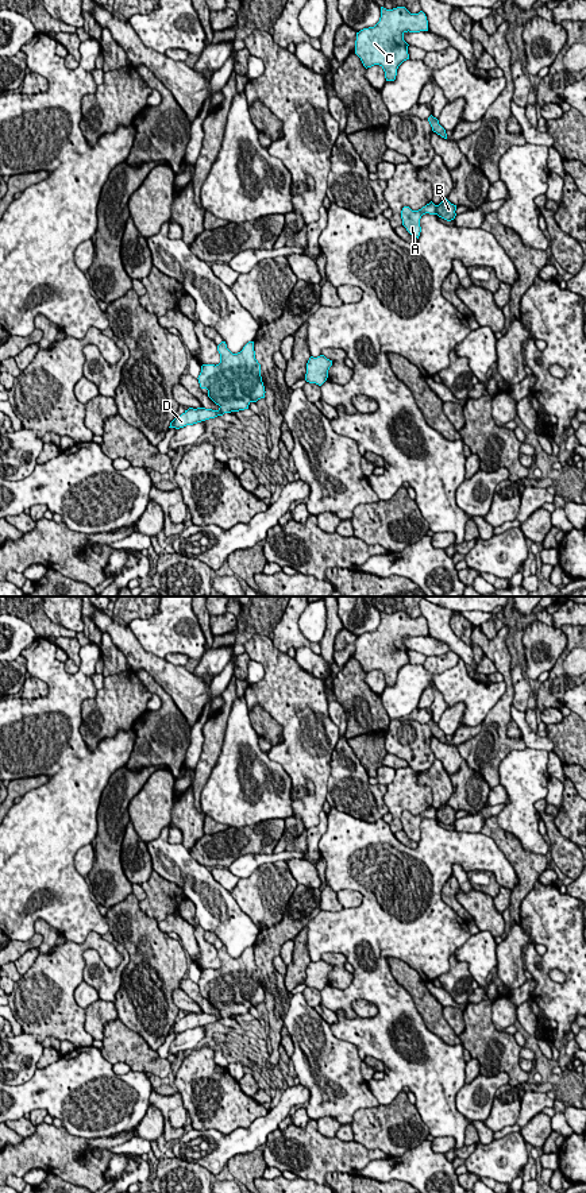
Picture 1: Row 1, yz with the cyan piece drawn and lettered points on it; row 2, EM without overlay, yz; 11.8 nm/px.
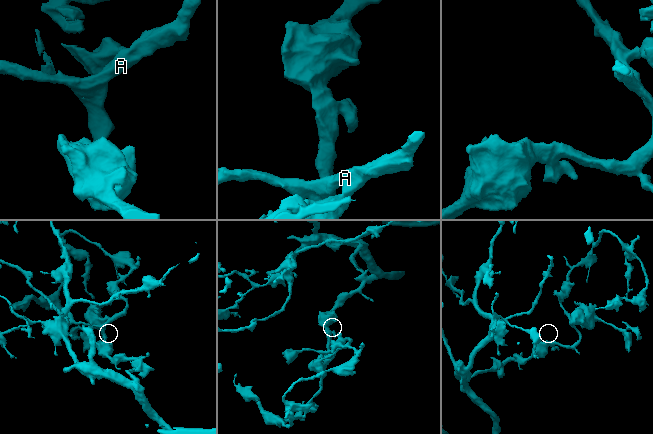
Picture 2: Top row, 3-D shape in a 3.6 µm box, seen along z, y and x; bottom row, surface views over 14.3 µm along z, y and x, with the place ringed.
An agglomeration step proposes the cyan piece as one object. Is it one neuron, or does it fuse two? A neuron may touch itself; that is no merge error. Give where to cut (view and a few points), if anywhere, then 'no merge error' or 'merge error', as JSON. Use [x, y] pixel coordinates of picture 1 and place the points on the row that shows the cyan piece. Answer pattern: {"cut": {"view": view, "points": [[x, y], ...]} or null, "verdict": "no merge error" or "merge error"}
{"cut": {"view": "yz", "points": [[435, 205], [438, 213]]}, "verdict": "merge error"}

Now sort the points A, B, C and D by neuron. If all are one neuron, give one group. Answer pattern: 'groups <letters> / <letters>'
groups A C D / B

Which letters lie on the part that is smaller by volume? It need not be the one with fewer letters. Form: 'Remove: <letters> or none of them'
Remove: B

